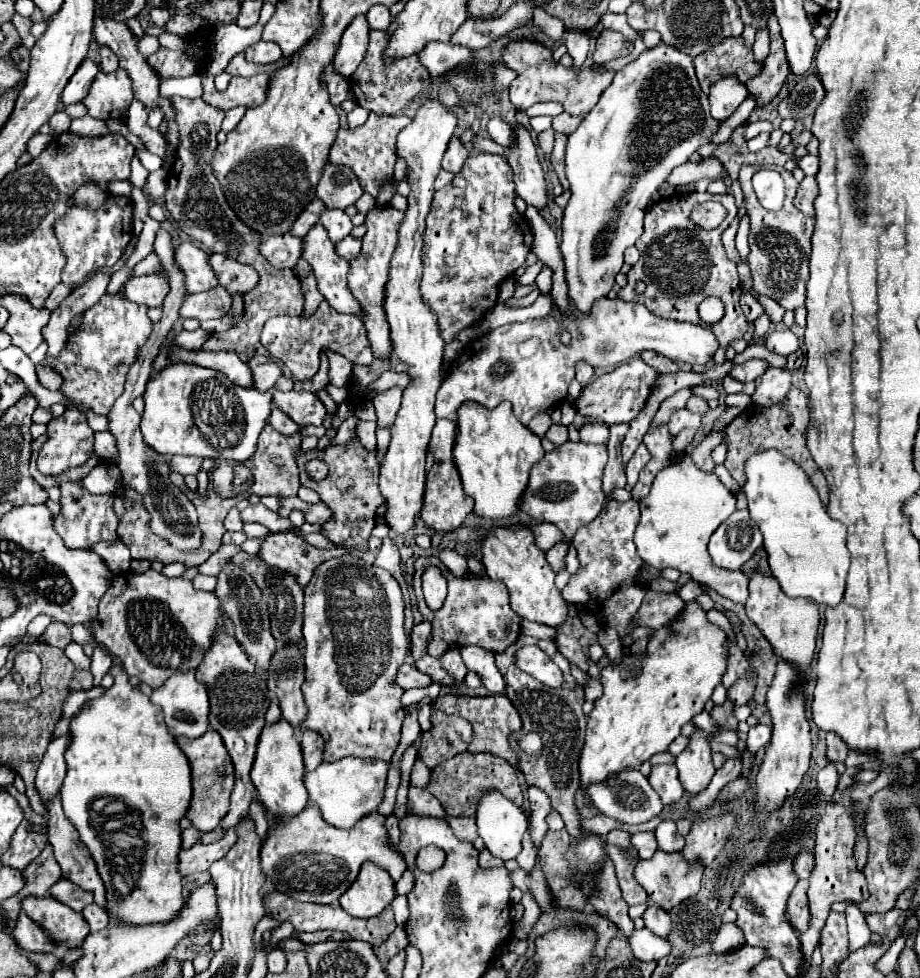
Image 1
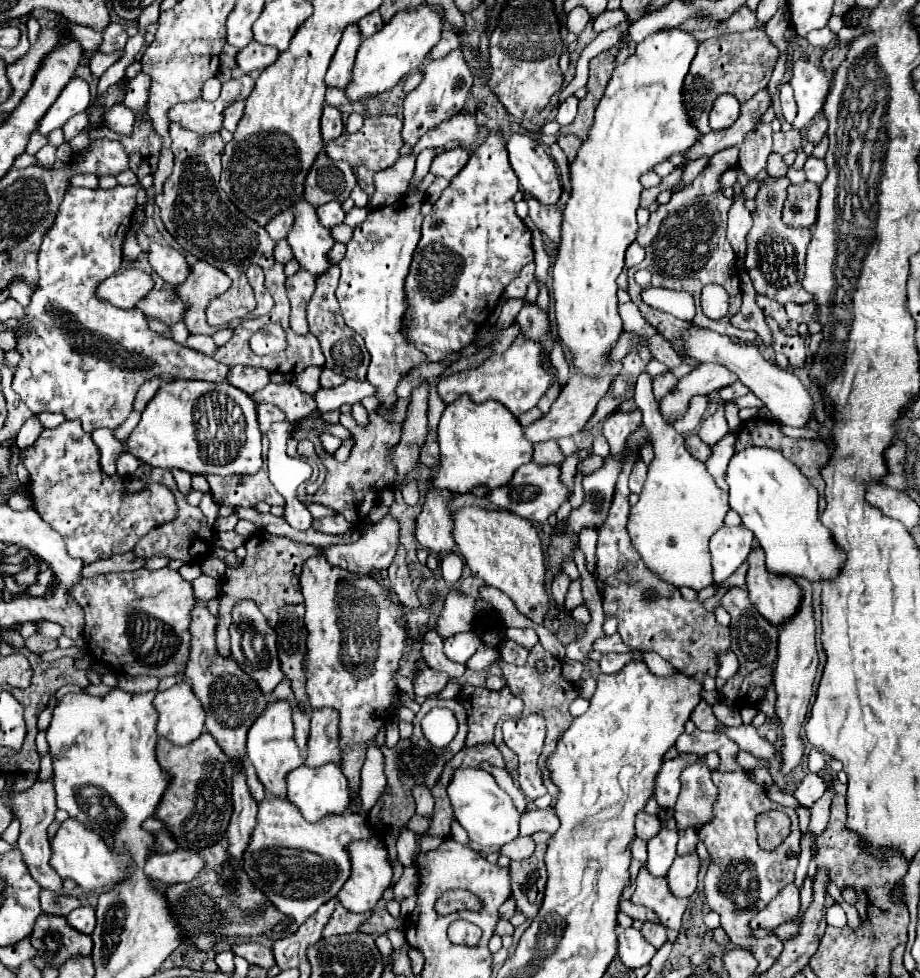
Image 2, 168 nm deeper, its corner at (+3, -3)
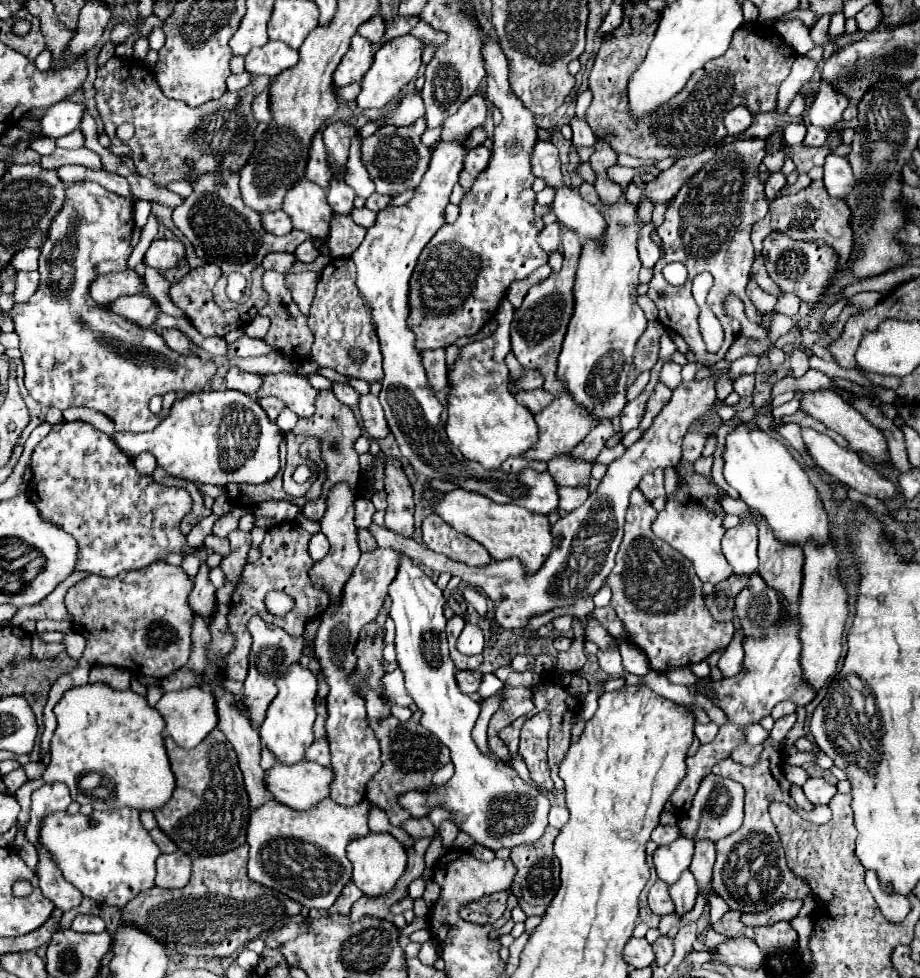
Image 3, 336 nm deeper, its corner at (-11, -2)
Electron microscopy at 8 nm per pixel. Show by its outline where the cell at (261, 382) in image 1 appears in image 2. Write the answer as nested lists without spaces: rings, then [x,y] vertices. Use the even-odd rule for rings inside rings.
[[[232,366],[226,378],[228,384],[236,386],[242,392],[258,392],[270,382],[270,372],[264,368],[250,368],[250,366]]]

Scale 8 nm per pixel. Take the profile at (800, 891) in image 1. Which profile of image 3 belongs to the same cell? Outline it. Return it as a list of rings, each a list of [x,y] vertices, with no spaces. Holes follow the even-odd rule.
[[[800,899],[794,901],[780,901],[772,905],[766,913],[744,913],[742,923],[744,925],[774,925],[776,921],[792,921],[802,907]]]

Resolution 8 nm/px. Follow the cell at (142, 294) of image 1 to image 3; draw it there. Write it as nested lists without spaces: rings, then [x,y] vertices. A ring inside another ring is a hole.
[[[128,269],[128,271],[118,271],[118,273],[108,273],[108,275],[100,275],[92,285],[90,285],[90,295],[92,293],[100,293],[100,295],[92,295],[96,303],[106,305],[106,303],[114,303],[116,299],[124,297],[124,295],[136,295],[142,293],[146,289],[144,277],[138,275],[136,271]]]

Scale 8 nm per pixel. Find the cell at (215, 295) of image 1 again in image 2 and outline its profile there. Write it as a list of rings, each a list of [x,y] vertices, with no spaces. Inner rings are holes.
[[[152,290],[148,292],[140,302],[138,302],[138,310],[146,316],[146,318],[156,318],[168,326],[176,324],[182,320],[182,312],[184,312],[184,304],[174,296],[172,290]]]

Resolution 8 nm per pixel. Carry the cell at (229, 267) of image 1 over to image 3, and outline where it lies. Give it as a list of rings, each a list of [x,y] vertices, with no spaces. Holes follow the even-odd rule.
[[[208,263],[208,265],[202,265],[202,267],[192,269],[180,283],[172,285],[172,287],[170,287],[170,299],[172,299],[172,303],[174,303],[178,309],[182,309],[182,311],[188,315],[188,319],[194,323],[194,327],[196,327],[204,337],[212,337],[212,335],[224,337],[224,335],[230,333],[232,329],[244,327],[244,325],[258,313],[258,309],[266,307],[266,303],[268,303],[268,293],[266,293],[264,287],[262,287],[262,275],[264,275],[264,267],[258,265],[258,267],[252,271],[252,293],[250,293],[250,299],[248,299],[244,305],[240,305],[240,307],[236,307],[236,309],[230,309],[230,311],[222,311],[222,309],[214,303],[214,299],[212,299],[212,287],[214,287],[214,283],[222,277],[222,269],[220,269],[218,265],[214,265],[214,263]]]

